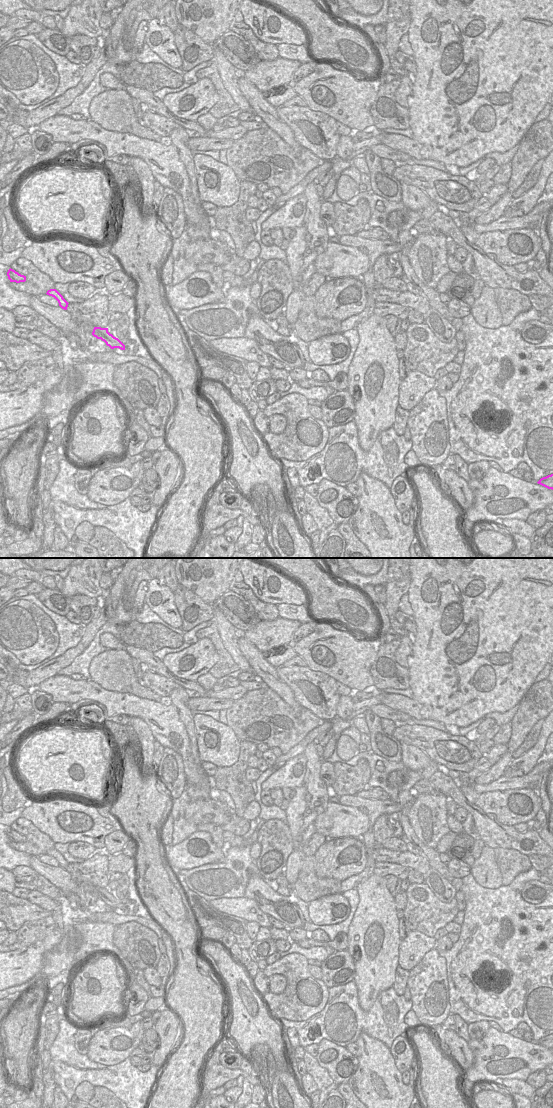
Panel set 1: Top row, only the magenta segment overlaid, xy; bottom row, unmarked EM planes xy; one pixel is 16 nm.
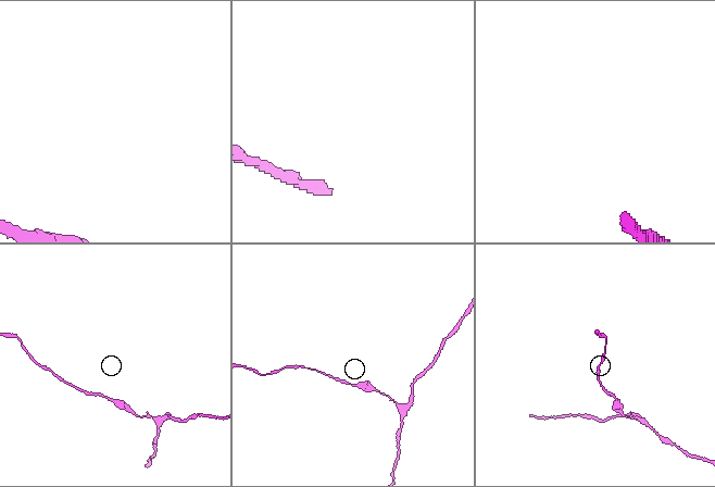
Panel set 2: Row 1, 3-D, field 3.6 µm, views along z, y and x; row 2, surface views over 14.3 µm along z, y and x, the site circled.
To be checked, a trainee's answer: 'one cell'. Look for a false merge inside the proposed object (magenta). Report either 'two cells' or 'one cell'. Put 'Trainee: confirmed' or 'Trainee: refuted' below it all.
one cell
Trainee: confirmed

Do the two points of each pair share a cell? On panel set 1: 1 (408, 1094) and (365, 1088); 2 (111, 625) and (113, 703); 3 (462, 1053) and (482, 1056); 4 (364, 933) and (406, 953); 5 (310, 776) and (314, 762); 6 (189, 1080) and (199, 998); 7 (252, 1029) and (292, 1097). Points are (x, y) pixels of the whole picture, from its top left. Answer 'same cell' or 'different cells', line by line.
1: same cell
2: different cells
3: different cells
4: different cells
5: same cell
6: same cell
7: same cell

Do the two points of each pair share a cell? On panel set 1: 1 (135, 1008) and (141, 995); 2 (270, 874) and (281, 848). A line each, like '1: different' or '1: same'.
1: same
2: same

